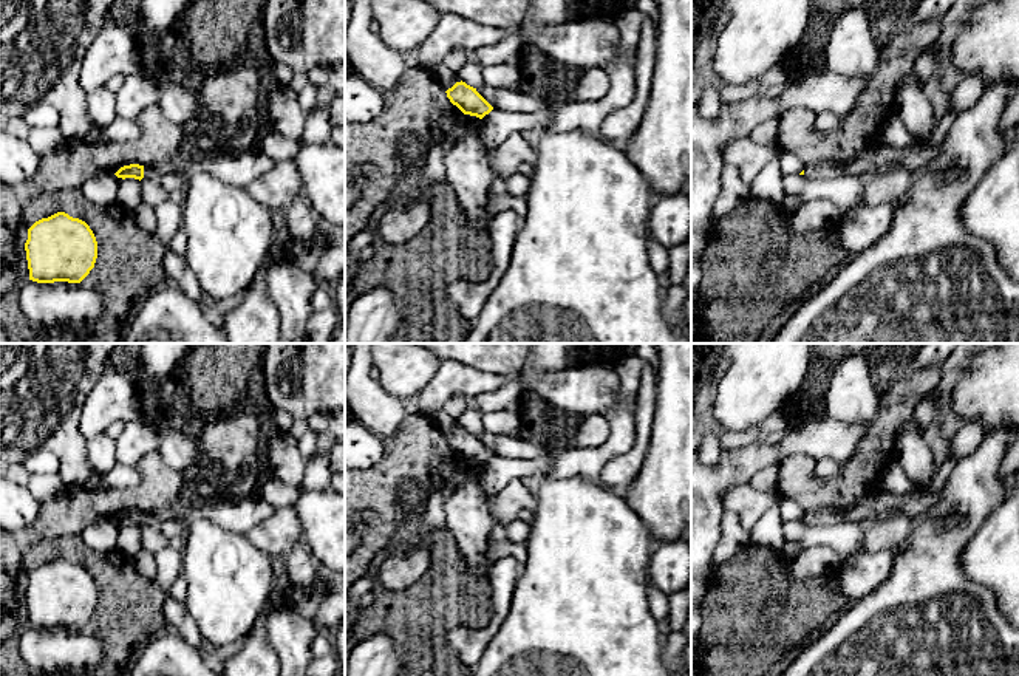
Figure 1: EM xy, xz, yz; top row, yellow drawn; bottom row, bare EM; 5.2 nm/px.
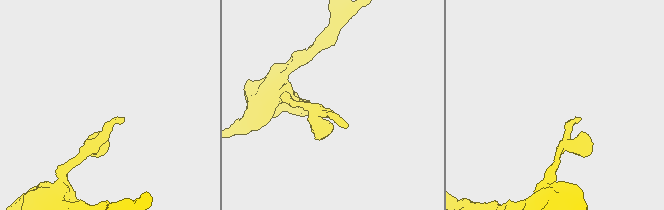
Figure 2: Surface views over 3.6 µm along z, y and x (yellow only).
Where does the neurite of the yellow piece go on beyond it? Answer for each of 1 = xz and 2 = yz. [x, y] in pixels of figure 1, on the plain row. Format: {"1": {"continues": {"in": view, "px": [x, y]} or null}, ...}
{"1": {"continues": null}, "2": {"continues": null}}

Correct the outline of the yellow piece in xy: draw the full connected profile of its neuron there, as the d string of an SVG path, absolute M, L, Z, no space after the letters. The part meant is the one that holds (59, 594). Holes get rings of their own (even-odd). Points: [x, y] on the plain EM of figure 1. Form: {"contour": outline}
{"contour": "M57 558L28 575L25 597L29 626L80 630L94 614L97 588L85 568Z"}

